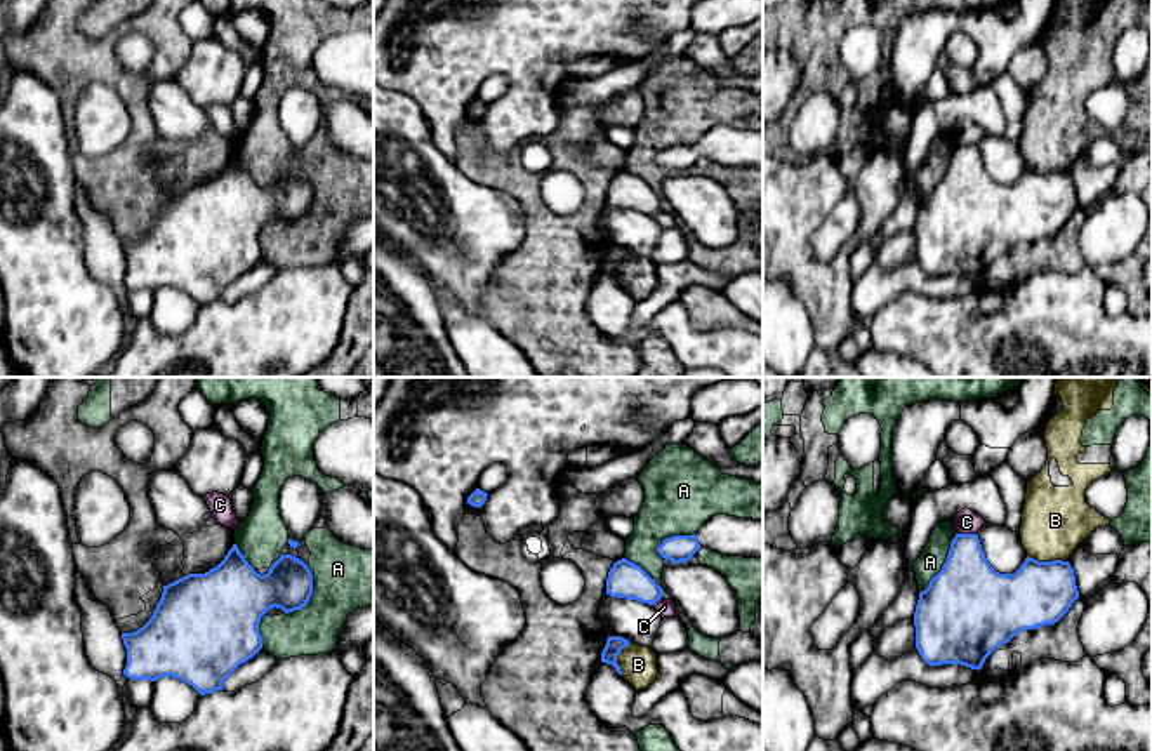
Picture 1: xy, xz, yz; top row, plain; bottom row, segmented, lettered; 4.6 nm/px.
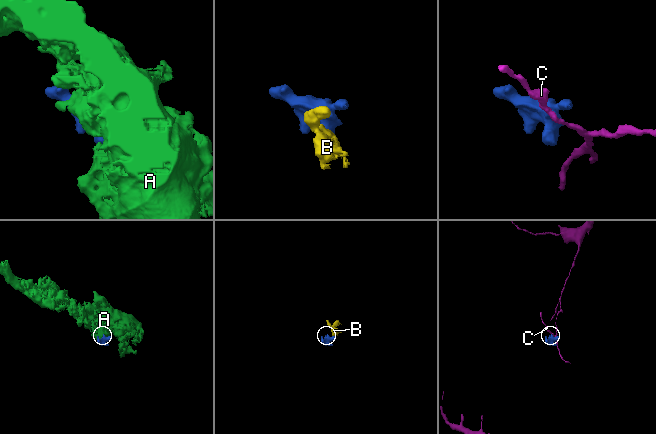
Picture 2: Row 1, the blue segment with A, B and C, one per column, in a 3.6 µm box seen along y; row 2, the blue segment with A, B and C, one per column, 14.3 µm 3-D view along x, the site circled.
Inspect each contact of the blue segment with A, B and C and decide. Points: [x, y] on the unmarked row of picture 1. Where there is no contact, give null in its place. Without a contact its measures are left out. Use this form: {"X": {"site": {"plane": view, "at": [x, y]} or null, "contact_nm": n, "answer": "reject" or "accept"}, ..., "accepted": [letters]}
{"A": {"site": {"plane": "yz", "at": [944, 174]}, "contact_nm": 340, "answer": "reject"}, "B": {"site": {"plane": "yz", "at": [1048, 172]}, "contact_nm": 190, "answer": "reject"}, "C": {"site": {"plane": "yz", "at": [966, 145]}, "contact_nm": 90, "answer": "reject"}, "accepted": []}

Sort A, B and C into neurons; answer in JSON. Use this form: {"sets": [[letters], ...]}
{"sets": [["A", "B"], ["C"]]}

